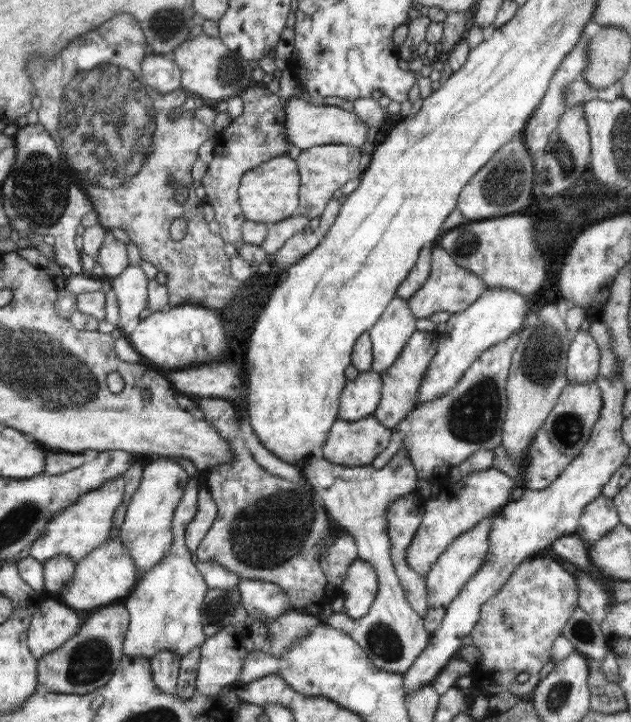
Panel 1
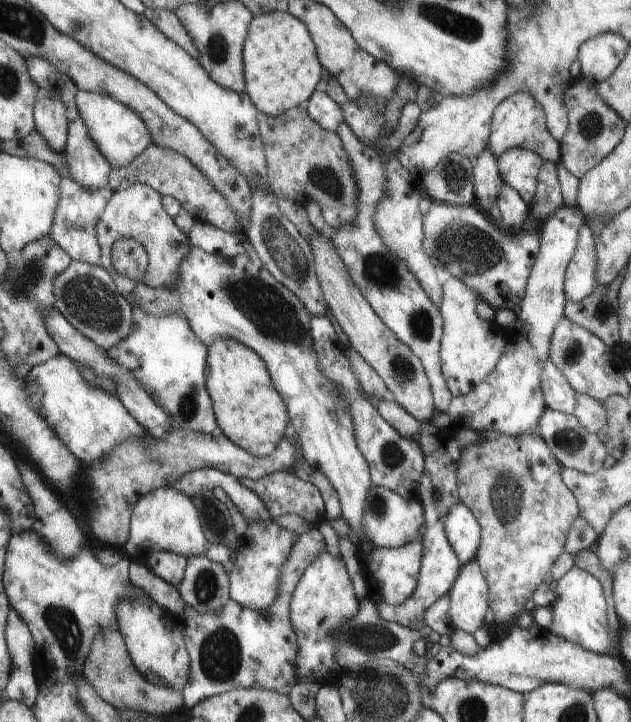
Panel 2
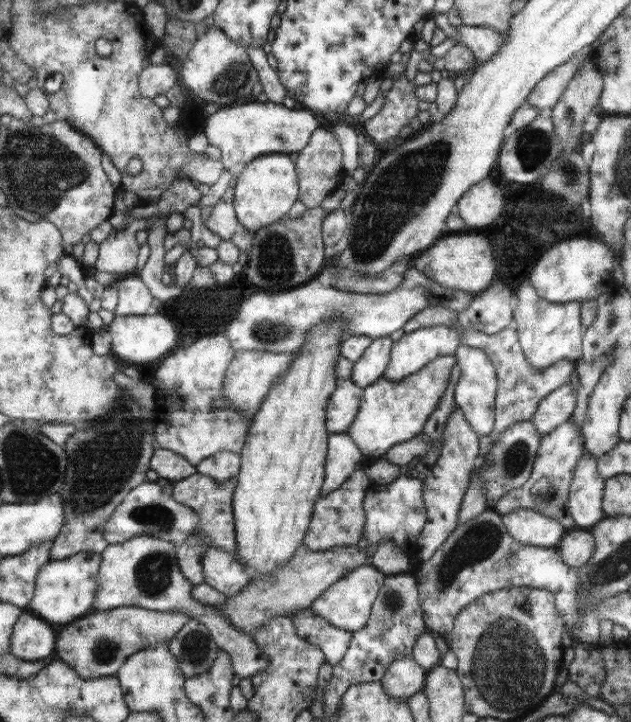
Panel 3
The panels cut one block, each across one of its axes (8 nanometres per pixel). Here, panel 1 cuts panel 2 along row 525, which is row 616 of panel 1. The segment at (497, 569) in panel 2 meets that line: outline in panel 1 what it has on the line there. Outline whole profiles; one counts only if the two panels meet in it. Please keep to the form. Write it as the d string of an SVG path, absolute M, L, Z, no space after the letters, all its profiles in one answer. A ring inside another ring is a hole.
M537 556L519 564L507 584L481 606L481 618L469 634L481 654L473 666L471 686L485 698L509 692L519 700L533 692L541 682L539 672L551 660L553 642L579 608L579 596L577 578L565 562ZM519 676L527 676L527 680L519 680Z

